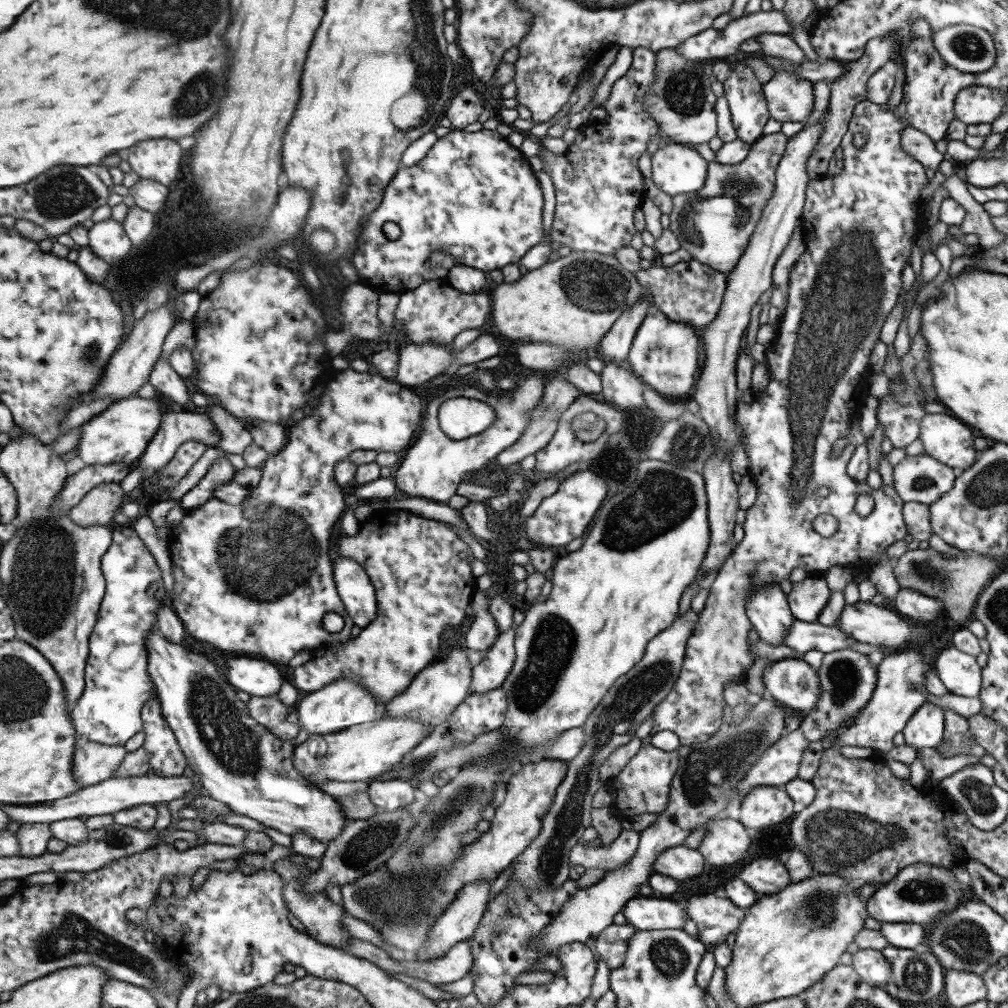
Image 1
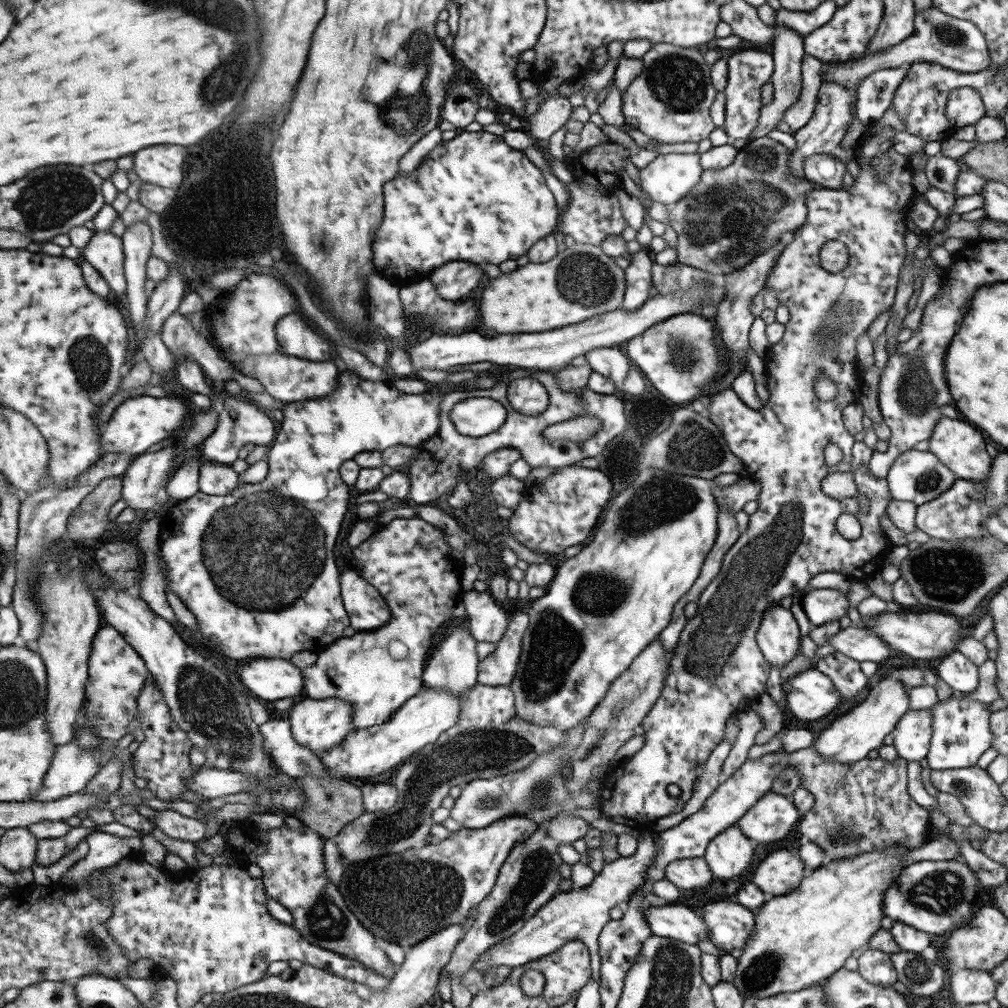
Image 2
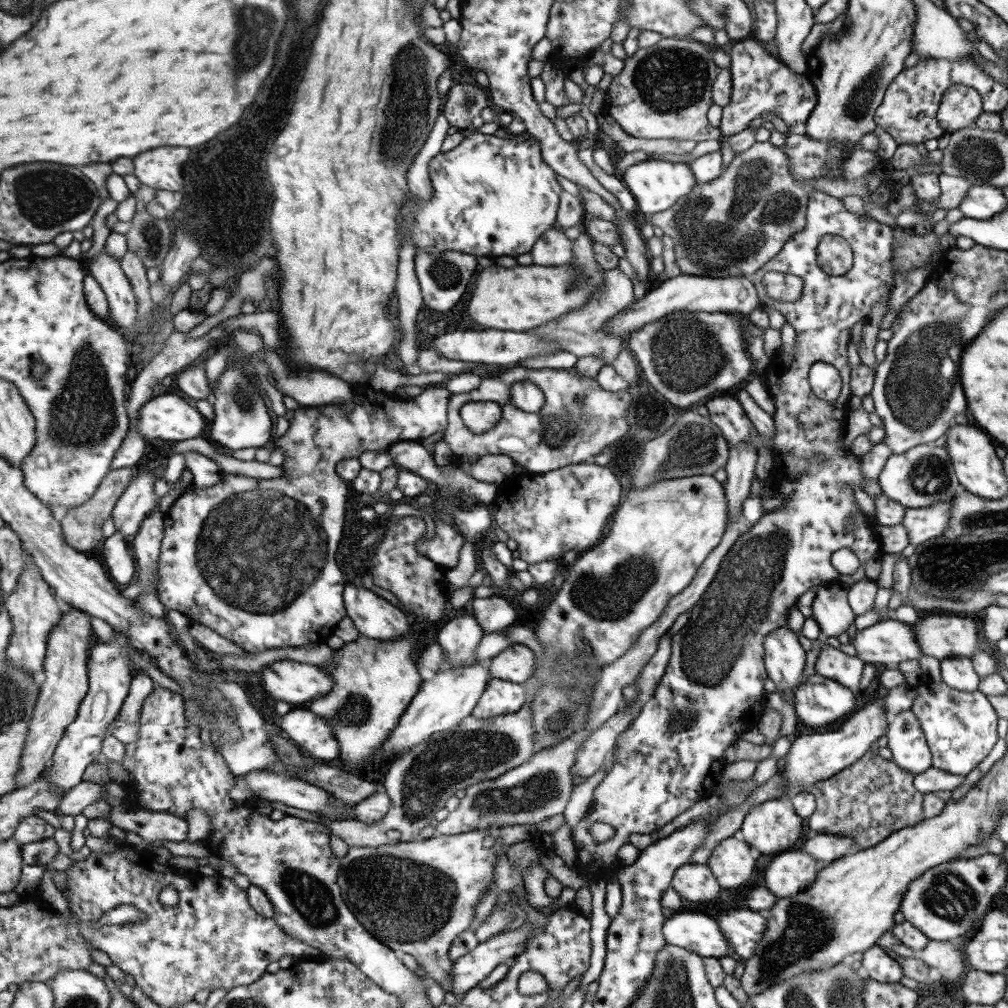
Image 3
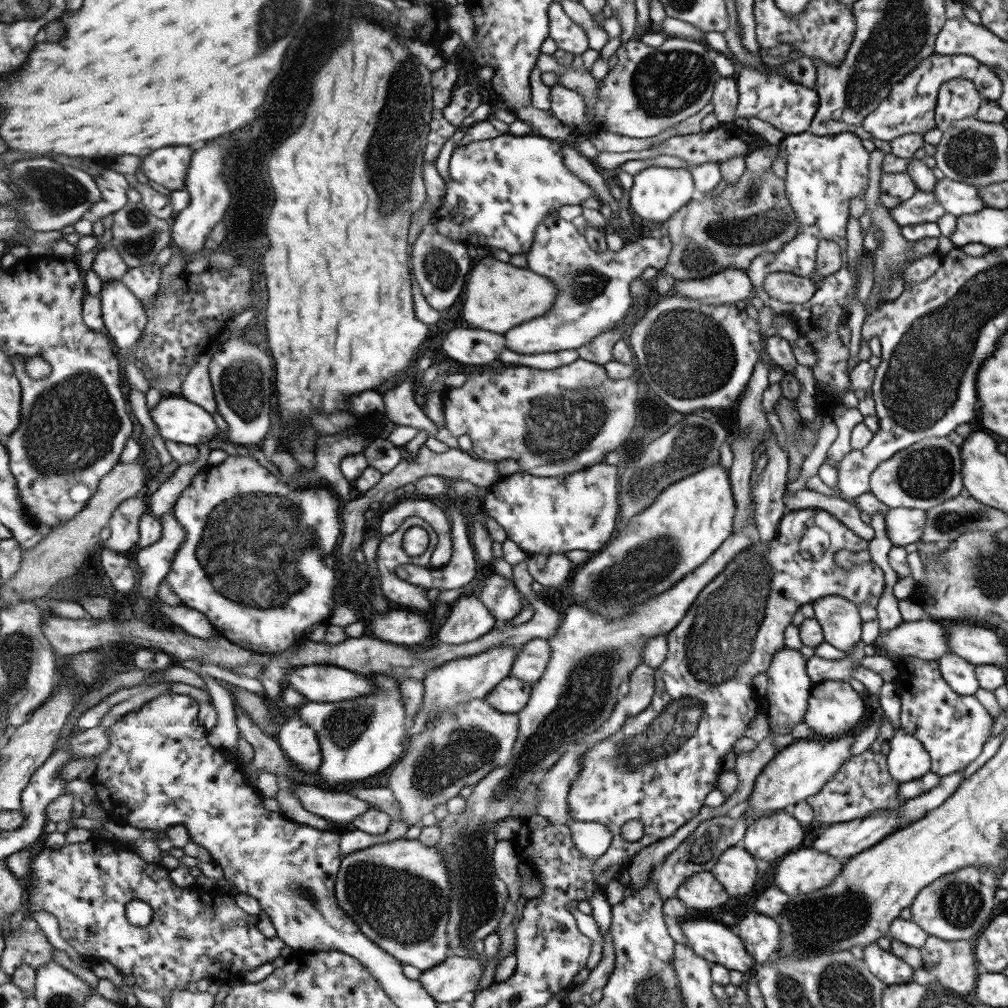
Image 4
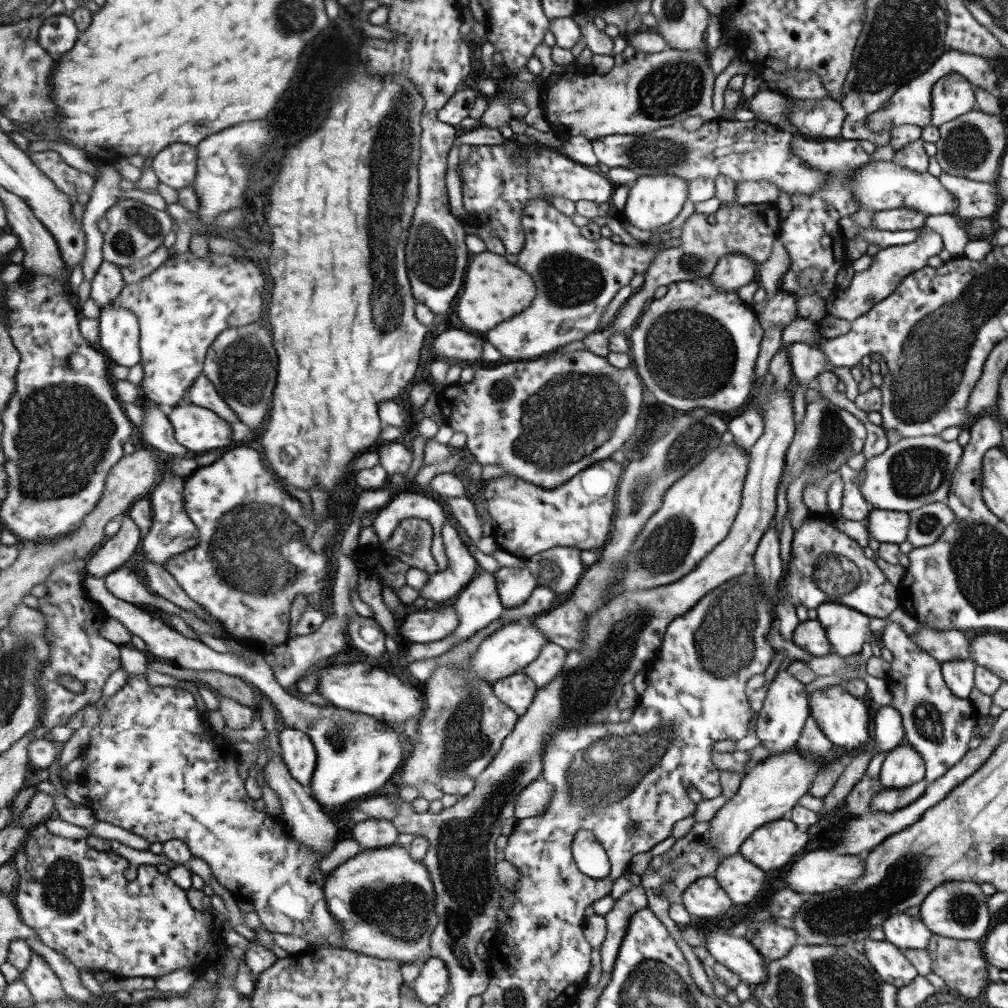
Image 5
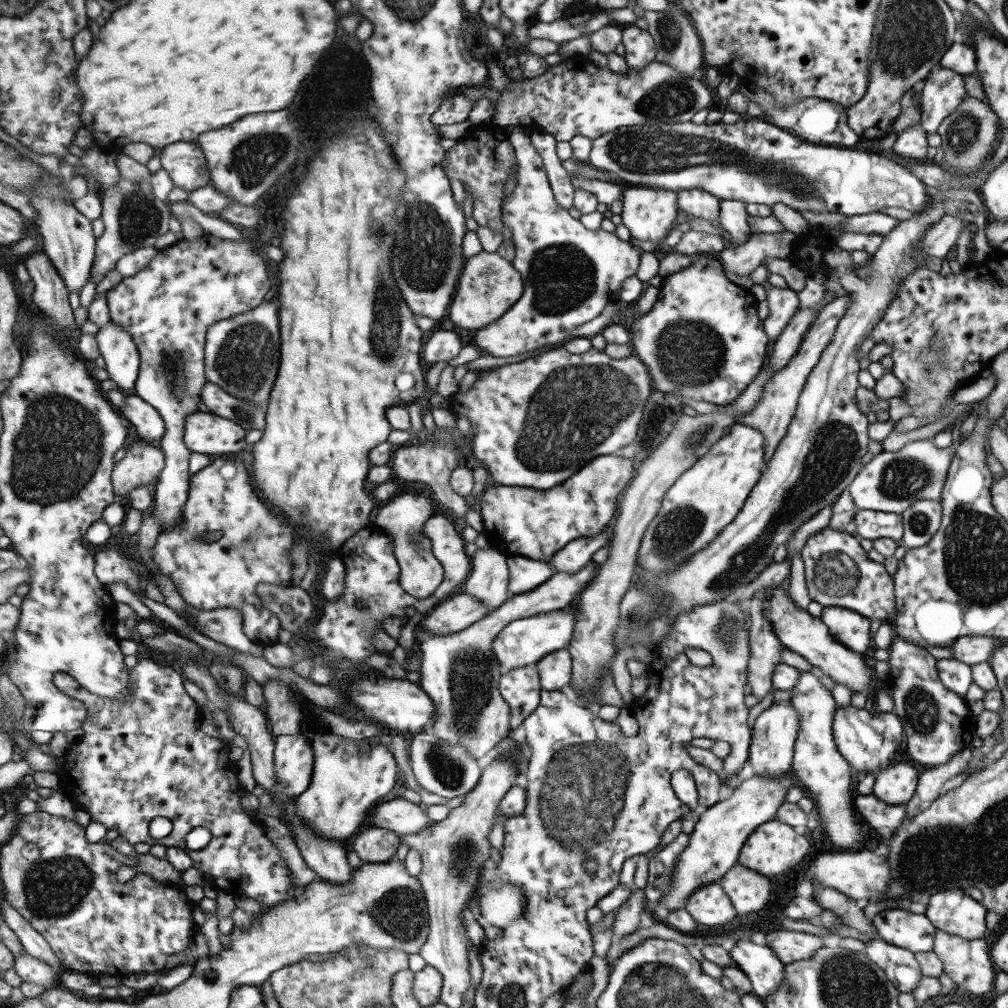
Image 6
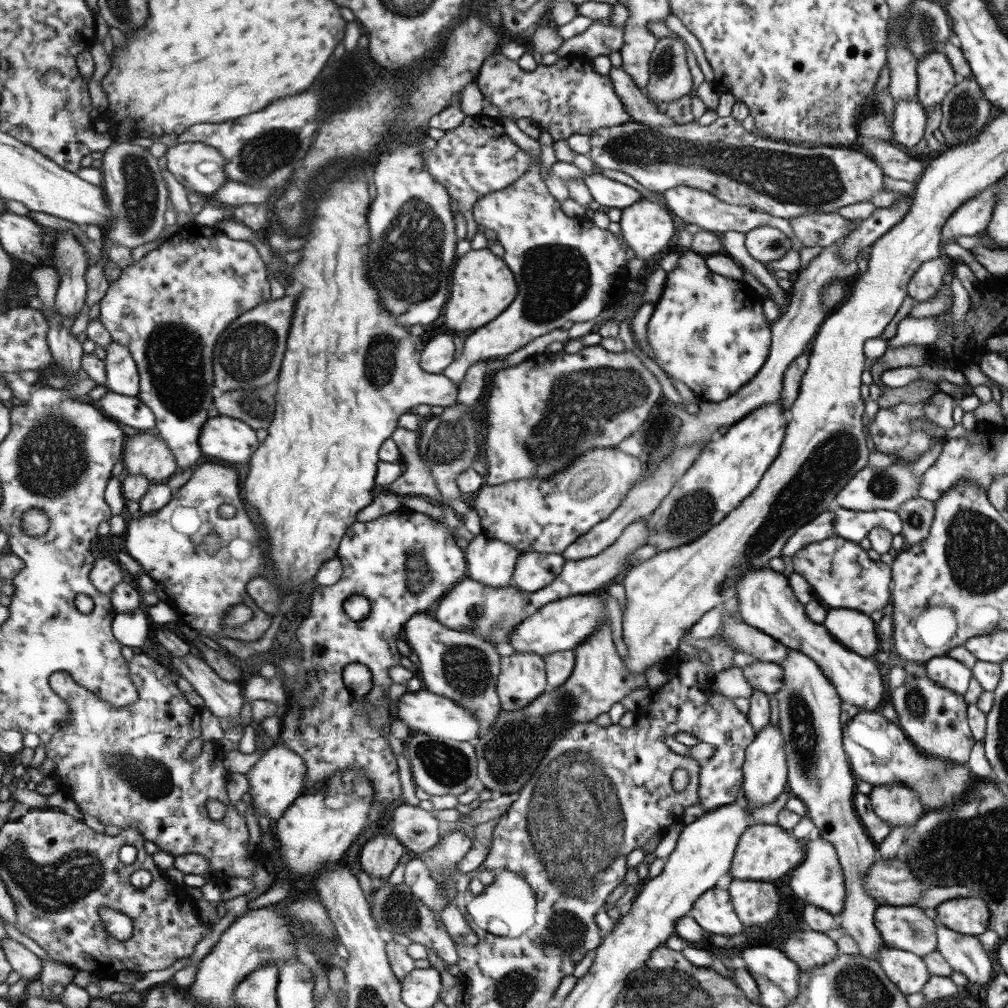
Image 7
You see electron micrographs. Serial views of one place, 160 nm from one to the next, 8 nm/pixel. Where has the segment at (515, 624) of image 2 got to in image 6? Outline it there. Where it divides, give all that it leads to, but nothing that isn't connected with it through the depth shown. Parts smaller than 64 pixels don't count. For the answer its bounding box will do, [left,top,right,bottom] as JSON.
[537,649,573,691]

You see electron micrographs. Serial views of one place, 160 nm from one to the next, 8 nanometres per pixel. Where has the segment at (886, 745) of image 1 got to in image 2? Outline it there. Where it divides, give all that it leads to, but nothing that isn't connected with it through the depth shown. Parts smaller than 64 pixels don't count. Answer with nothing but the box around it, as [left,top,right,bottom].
[809,673,910,764]

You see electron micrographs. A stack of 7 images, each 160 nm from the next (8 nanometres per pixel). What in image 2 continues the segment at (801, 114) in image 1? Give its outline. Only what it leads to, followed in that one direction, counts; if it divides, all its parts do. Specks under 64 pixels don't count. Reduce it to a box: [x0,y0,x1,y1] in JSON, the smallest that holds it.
[750,24,804,139]

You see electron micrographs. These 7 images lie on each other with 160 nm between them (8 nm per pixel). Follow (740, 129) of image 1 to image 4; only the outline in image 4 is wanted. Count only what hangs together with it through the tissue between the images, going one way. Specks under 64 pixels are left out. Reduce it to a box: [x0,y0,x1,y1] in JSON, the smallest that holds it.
[734,65,818,135]

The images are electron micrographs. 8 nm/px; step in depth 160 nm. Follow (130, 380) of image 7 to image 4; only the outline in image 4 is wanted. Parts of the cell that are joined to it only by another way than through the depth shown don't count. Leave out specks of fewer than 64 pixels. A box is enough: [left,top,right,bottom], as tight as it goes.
[100,280,149,357]

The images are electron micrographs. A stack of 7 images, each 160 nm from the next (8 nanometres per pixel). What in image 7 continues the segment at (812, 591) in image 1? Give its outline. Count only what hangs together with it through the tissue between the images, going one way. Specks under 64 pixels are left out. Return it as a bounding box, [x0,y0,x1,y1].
[822,608,879,657]

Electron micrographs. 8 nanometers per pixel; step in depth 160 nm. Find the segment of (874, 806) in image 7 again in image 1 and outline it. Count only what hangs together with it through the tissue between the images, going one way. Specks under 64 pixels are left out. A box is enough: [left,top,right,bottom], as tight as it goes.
[900,703,944,748]

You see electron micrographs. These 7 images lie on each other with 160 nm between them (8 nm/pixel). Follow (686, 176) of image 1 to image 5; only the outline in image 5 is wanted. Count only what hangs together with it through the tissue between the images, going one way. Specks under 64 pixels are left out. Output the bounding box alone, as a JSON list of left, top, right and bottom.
[618,175,688,230]

